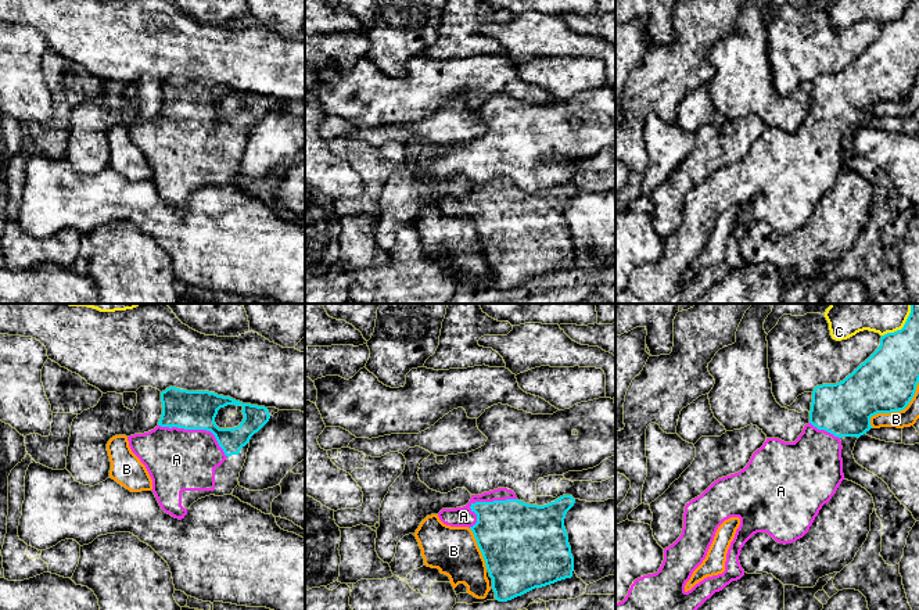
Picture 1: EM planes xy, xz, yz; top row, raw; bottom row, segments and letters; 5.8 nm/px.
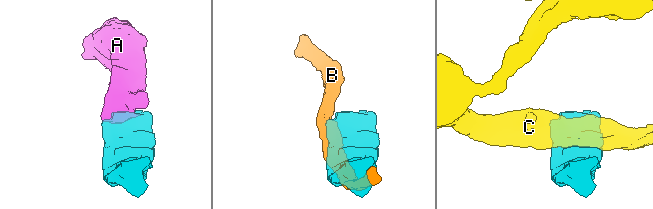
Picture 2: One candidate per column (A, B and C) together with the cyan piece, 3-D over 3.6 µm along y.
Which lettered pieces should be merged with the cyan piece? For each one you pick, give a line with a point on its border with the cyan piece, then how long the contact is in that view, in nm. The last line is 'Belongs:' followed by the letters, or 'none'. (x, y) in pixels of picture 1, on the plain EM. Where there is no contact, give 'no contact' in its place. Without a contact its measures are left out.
A: contact xy (197, 118); length 440 nm
Belongs: A

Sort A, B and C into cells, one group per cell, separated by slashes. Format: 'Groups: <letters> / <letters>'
Groups: A / B / C

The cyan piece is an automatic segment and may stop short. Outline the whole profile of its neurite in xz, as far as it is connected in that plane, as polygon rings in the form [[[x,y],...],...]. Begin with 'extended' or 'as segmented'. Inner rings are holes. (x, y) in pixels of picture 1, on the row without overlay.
extended; [[[507,177],[471,184],[463,197],[442,198],[439,209],[450,216],[469,216],[485,250],[492,268],[495,288],[507,291],[535,277],[571,268],[574,247],[564,216],[567,201],[574,195],[571,184],[563,184],[543,195],[528,194],[517,189]]]

